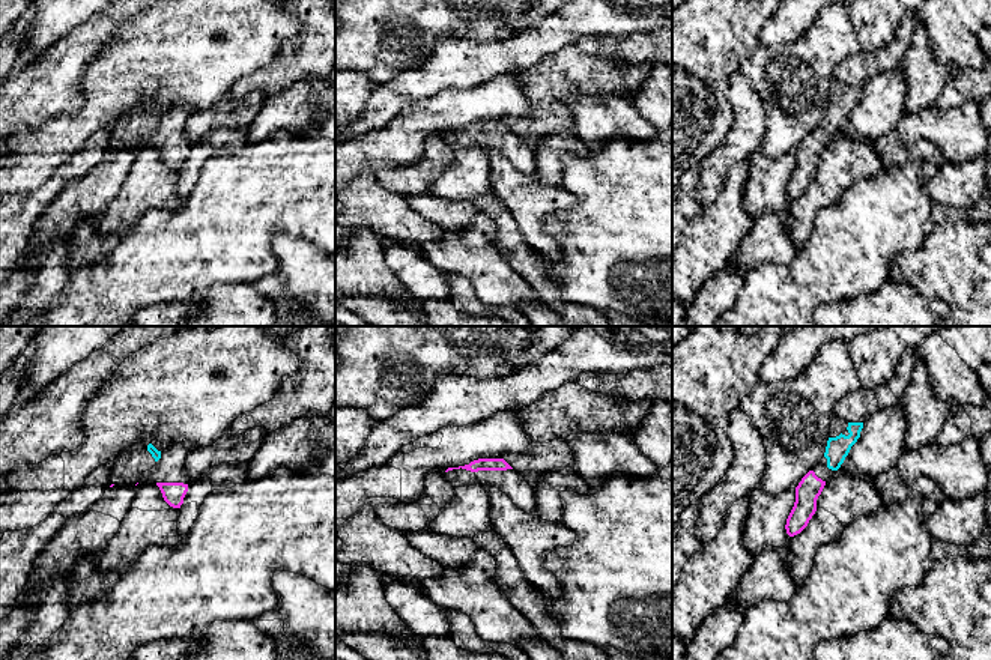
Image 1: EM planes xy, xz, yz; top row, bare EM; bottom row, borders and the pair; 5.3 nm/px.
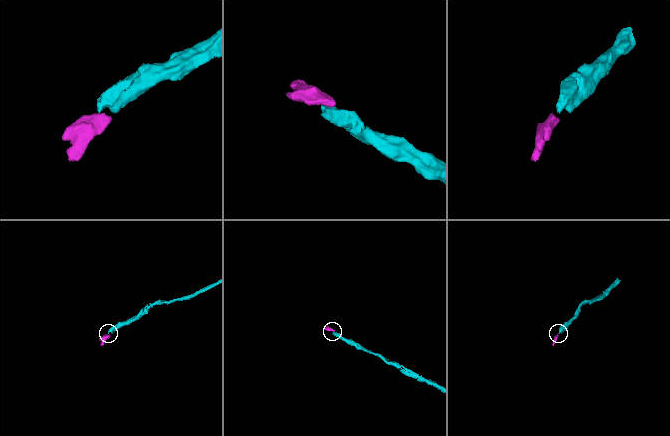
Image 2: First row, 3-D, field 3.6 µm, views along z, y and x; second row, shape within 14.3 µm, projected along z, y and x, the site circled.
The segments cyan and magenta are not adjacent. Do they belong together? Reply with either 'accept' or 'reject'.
accept

